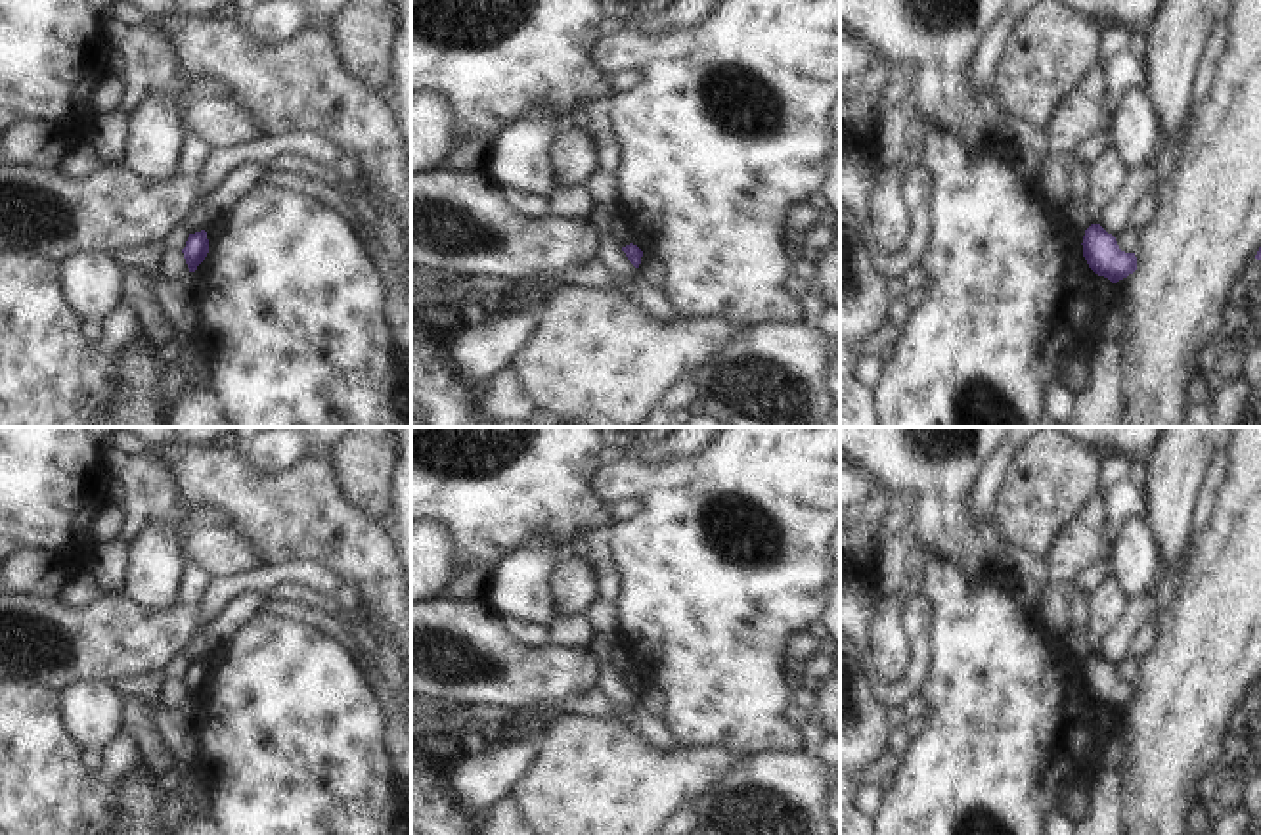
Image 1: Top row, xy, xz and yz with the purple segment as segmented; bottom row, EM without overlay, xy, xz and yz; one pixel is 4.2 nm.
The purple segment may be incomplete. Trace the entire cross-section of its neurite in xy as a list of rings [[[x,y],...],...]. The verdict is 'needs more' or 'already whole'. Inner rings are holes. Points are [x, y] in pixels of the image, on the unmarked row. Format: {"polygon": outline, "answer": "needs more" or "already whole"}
{"polygon": [[[201,659],[201,661],[189,663],[182,682],[184,682],[189,701],[195,701],[209,682],[207,661]]], "answer": "already whole"}

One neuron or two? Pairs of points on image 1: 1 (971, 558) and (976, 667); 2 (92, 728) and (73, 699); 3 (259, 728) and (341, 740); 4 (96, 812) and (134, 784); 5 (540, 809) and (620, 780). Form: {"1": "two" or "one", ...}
{"1": "two", "2": "one", "3": "one", "4": "two", "5": "one"}

